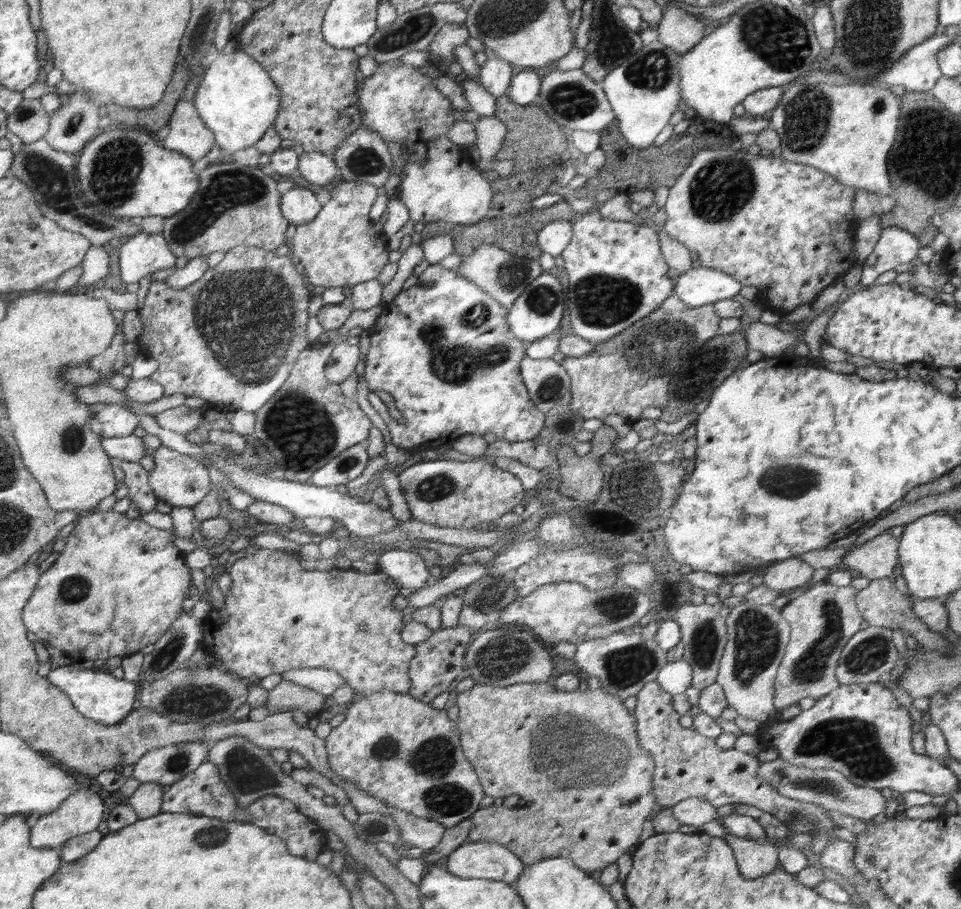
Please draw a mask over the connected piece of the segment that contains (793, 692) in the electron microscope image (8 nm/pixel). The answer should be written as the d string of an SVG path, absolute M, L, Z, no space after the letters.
M825 579L790 600L782 609L781 616L792 628L790 642L782 657L776 678L776 697L773 706L782 711L802 698L820 698L832 693L840 685L835 672L844 645L858 633L862 618L854 604L856 588L852 585L838 586Z

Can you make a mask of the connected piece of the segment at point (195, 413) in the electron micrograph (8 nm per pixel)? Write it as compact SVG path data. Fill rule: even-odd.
M186 405L168 409L157 414L160 426L175 432L188 435L200 431L199 426L206 416L208 408L190 408Z

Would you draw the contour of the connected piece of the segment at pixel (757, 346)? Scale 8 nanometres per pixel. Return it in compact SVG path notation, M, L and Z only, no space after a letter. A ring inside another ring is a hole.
M756 321L744 331L750 350L760 351L767 357L783 356L783 351L793 349L802 357L808 357L809 349L804 342L805 326L793 332L784 332L775 325Z

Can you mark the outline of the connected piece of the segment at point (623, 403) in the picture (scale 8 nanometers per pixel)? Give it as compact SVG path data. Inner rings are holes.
M673 293L654 313L604 342L602 349L578 358L566 356L560 365L571 378L570 409L578 411L585 420L603 420L609 414L618 413L632 424L634 420L642 419L645 408L664 407L668 403L668 385L674 377L670 374L682 366L684 356L690 356L692 350L720 332L718 315L714 305L686 306Z

